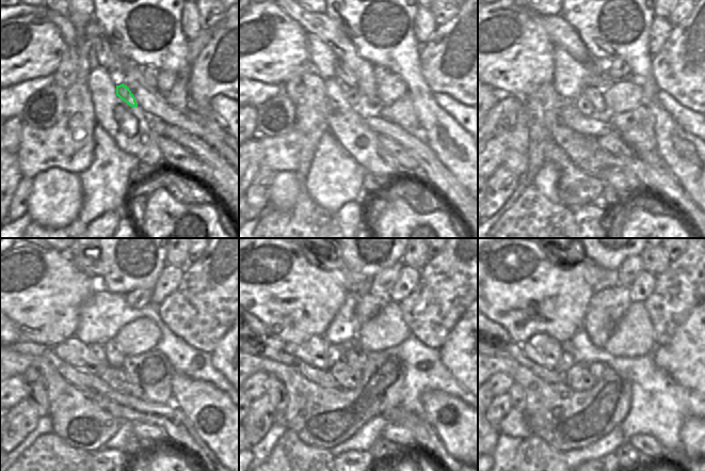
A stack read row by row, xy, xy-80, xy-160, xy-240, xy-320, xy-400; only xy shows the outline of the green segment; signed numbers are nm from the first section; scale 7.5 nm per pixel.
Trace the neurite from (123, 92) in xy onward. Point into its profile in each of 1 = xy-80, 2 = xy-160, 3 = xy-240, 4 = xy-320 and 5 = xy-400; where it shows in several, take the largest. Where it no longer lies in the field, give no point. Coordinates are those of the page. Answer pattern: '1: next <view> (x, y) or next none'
1: next xy-80 (358, 101)
2: next xy-160 (590, 103)
3: next xy-240 (111, 351)
4: next xy-320 (353, 354)
5: next xy-400 (566, 361)

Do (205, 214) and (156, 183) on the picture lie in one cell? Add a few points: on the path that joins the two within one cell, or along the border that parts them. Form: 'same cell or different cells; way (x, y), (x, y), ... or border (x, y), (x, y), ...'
same cell; way (193, 213), (183, 210), (167, 194)

